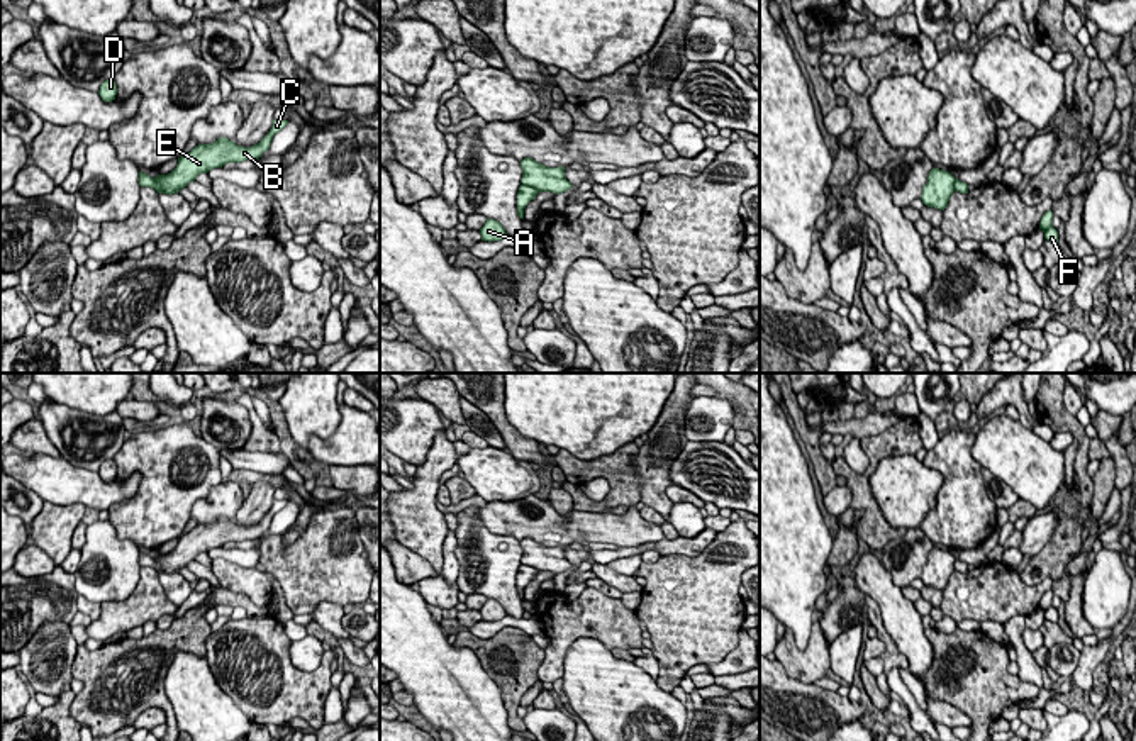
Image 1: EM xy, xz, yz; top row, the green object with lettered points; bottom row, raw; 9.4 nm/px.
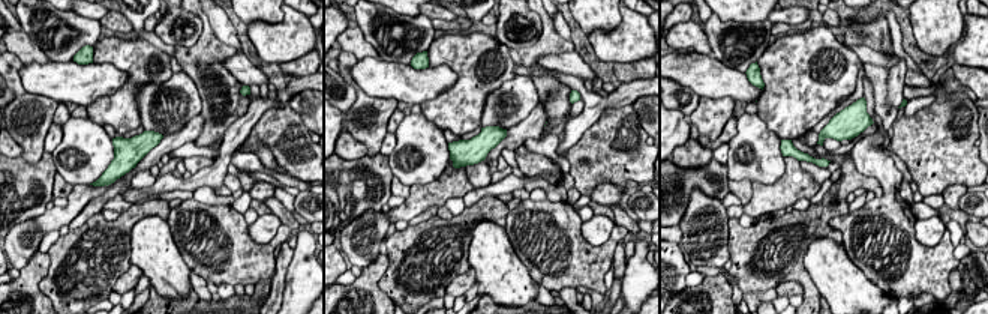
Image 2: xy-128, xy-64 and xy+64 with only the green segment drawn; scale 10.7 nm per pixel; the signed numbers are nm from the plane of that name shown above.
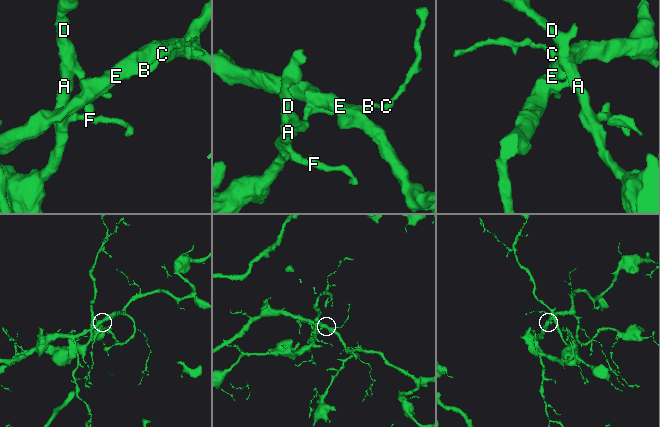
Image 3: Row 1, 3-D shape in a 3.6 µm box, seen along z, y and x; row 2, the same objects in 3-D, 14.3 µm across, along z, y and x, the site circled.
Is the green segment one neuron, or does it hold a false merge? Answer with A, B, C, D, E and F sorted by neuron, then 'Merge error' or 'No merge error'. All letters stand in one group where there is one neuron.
Groups: A D F / B C E. Merge error

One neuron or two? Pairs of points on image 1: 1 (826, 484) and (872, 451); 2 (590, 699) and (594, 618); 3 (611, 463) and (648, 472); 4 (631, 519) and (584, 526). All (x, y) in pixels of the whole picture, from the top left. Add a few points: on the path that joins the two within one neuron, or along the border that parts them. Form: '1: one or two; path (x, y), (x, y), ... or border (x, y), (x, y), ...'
1: two; border (833, 468), (838, 475)
2: two; border (611, 651), (595, 640), (579, 638), (563, 665)
3: two; border (638, 448), (634, 472), (640, 480), (641, 501)
4: one; path (619, 526), (595, 526)

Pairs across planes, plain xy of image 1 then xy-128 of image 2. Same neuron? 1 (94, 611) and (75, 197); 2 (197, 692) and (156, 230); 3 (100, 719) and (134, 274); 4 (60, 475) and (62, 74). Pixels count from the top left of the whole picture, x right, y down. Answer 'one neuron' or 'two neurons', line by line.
1: two neurons
2: one neuron
3: two neurons
4: one neuron

